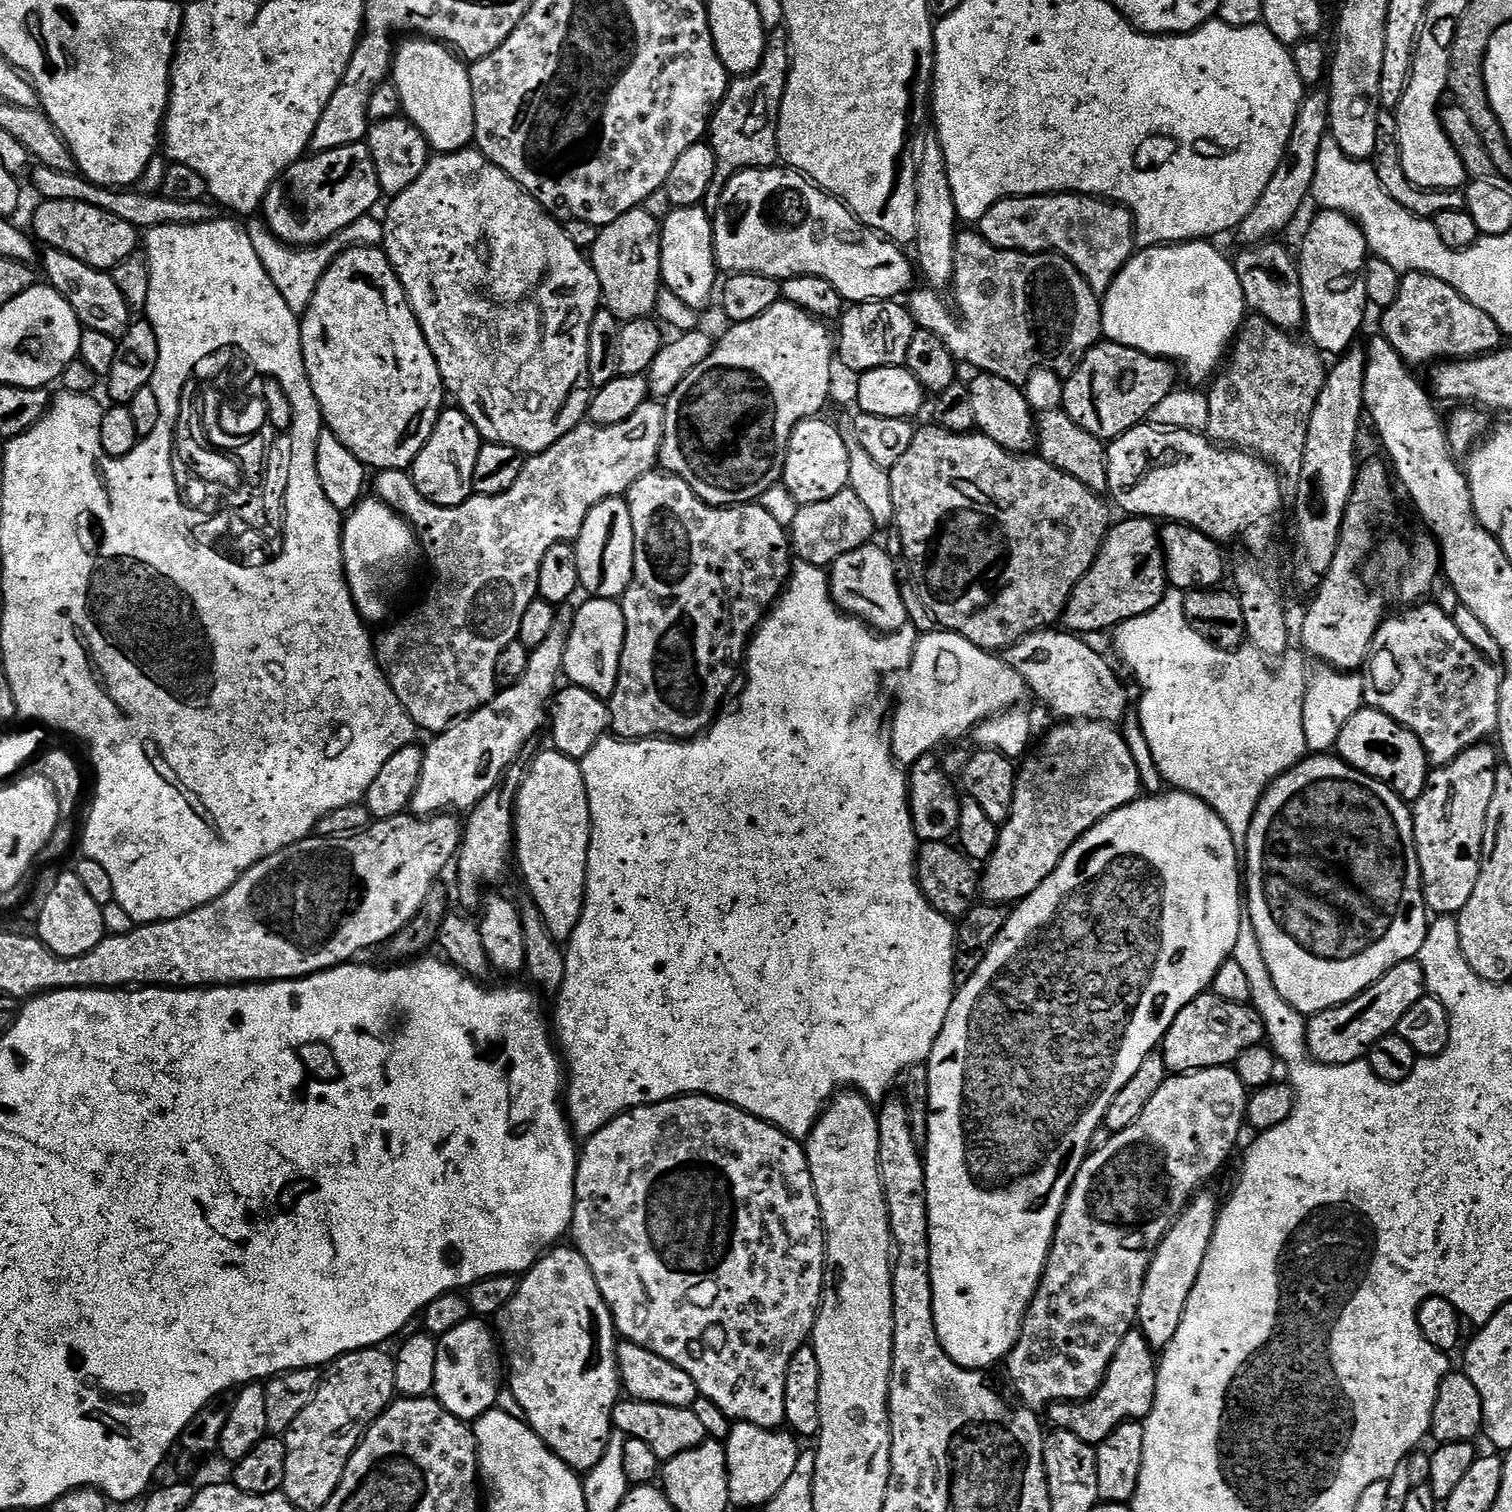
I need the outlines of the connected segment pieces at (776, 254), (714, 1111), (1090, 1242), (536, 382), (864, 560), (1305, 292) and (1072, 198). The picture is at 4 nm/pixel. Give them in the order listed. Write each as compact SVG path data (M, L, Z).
M784 166L747 168L729 178L712 216L712 241L716 266L721 273L765 276L777 282L797 280L799 276L826 278L849 305L871 300L896 300L913 287L914 264L909 253L907 256L900 249L903 247L899 243L867 228L843 200L828 195L807 176Z
M675 1096L672 1100L622 1112L602 1126L602 1130L587 1137L579 1149L570 1240L582 1258L586 1258L594 1274L594 1282L598 1282L598 1290L612 1311L616 1331L627 1343L648 1348L666 1358L666 1362L674 1362L674 1366L686 1370L686 1374L694 1378L697 1393L717 1404L729 1420L775 1429L785 1423L786 1374L790 1370L790 1358L809 1343L824 1295L826 1267L824 1222L820 1219L808 1153L801 1141L788 1136L775 1124L752 1116L745 1108L715 1100L712 1096Z
M1225 1066L1222 1068L1203 1068L1197 1072L1169 1075L1164 1085L1146 1102L1146 1110L1130 1126L1126 1126L1121 1132L1113 1132L1112 1137L1102 1150L1089 1152L1082 1162L1078 1174L1074 1178L1071 1190L1064 1203L1064 1209L1060 1215L1060 1221L1056 1223L1056 1233L1052 1239L1052 1249L1048 1255L1048 1261L1044 1267L1044 1273L1040 1279L1040 1285L1036 1287L1034 1298L1028 1307L1028 1313L1024 1316L1024 1325L1020 1331L1018 1342L1014 1350L1008 1355L1006 1367L1012 1384L1016 1387L1015 1395L1019 1403L1033 1410L1044 1410L1061 1402L1079 1402L1093 1396L1102 1386L1106 1370L1128 1332L1133 1331L1137 1323L1138 1302L1142 1294L1144 1279L1148 1273L1150 1262L1162 1242L1162 1238L1170 1230L1170 1226L1179 1218L1180 1212L1197 1192L1205 1187L1204 1184L1224 1163L1240 1136L1240 1131L1245 1131L1246 1117L1248 1115L1248 1098L1250 1092L1245 1088L1242 1078L1238 1078L1235 1067Z
M475 147L463 148L461 152L445 152L431 157L418 177L418 182L402 194L391 197L388 213L382 216L384 240L382 247L388 261L404 287L416 321L420 323L422 334L438 362L440 377L449 397L452 396L461 412L474 422L485 441L493 444L514 446L525 454L545 452L554 442L570 434L580 424L585 423L588 403L592 401L593 389L588 382L588 347L590 346L590 322L602 307L598 274L592 269L589 257L566 238L561 221L547 212L540 203L514 178L510 178L494 162L490 162Z
M875 543L863 544L858 550L850 550L850 554L842 554L842 558L833 562L830 566L832 600L849 616L855 616L869 628L887 634L897 632L909 621L902 600L902 584L896 578L897 565L883 547L876 547Z
M1324 210L1319 214L1300 244L1300 256L1298 252L1307 339L1321 353L1343 354L1357 341L1356 335L1364 324L1364 308L1369 307L1364 266L1370 253L1356 221L1342 212Z
M1054 192L1035 196L1011 196L999 200L978 221L978 231L996 248L1018 252L1054 252L1064 256L1086 278L1090 290L1103 298L1110 282L1124 269L1125 262L1137 247L1136 234L1132 227L1132 213L1123 204L1114 204L1099 196L1082 196L1074 192Z

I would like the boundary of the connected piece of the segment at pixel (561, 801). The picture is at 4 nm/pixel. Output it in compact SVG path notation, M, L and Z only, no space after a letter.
M555 750L540 752L532 765L527 765L520 793L516 795L516 834L514 837L514 860L520 863L527 895L536 903L544 919L546 930L557 942L567 942L578 926L584 909L584 891L588 877L588 851L592 841L592 815L586 782L577 761Z

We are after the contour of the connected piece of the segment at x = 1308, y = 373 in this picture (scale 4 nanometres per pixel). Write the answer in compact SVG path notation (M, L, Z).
M1249 315L1236 333L1226 367L1211 381L1212 389L1208 388L1206 392L1210 408L1207 435L1217 445L1243 450L1267 462L1285 477L1288 475L1292 478L1299 477L1302 470L1306 454L1306 434L1310 430L1310 414L1314 414L1314 406L1318 402L1318 394L1326 375L1325 357L1315 347L1307 343L1299 344L1296 338L1293 333L1284 332L1266 318Z

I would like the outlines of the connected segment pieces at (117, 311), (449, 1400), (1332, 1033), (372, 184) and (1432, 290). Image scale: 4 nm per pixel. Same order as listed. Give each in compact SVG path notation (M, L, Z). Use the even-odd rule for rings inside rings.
M45 247L42 262L43 258L44 272L48 275L47 283L54 290L58 290L62 298L66 298L66 302L70 302L74 314L84 328L98 330L101 334L110 334L117 338L128 331L130 323L128 303L126 298L122 298L118 286L114 286L112 277L107 271L86 266L86 262L78 262L78 258L60 252L57 248Z
M470 1318L438 1340L434 1396L454 1418L465 1422L475 1422L482 1414L493 1411L502 1387L502 1352L493 1329L484 1324L483 1319Z
M1407 960L1394 966L1385 976L1378 978L1376 984L1371 984L1366 991L1358 993L1350 1002L1338 1004L1325 1012L1319 1012L1307 1021L1306 1042L1309 1057L1319 1064L1349 1064L1355 1060L1365 1059L1370 1046L1374 1046L1378 1038L1393 1035L1398 1022L1402 1022L1402 1014L1406 1014L1406 1010L1410 1010L1410 1006L1414 1006L1414 1002L1418 1002L1424 995L1426 995L1424 971L1419 962Z
M367 143L338 146L338 150L312 152L291 164L270 186L264 195L262 219L284 244L307 246L323 243L350 227L356 219L369 215L372 207L382 200L378 174L374 170L372 155Z
M1421 272L1401 275L1398 298L1383 309L1379 331L1398 350L1405 364L1435 365L1449 360L1470 360L1473 356L1491 354L1501 347L1502 333L1494 318L1478 306L1466 302L1454 286Z

